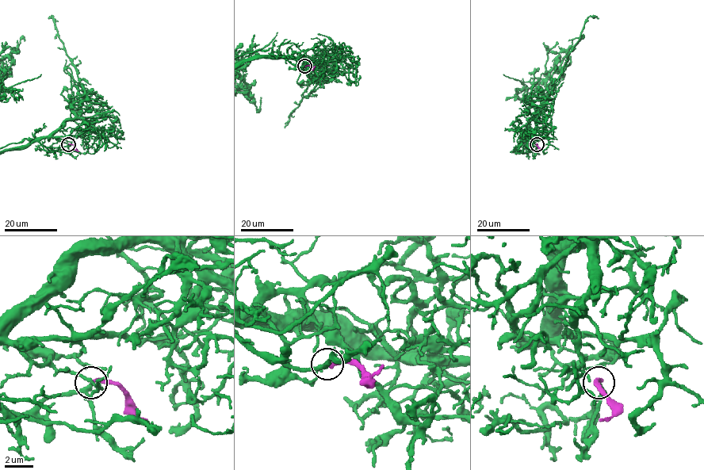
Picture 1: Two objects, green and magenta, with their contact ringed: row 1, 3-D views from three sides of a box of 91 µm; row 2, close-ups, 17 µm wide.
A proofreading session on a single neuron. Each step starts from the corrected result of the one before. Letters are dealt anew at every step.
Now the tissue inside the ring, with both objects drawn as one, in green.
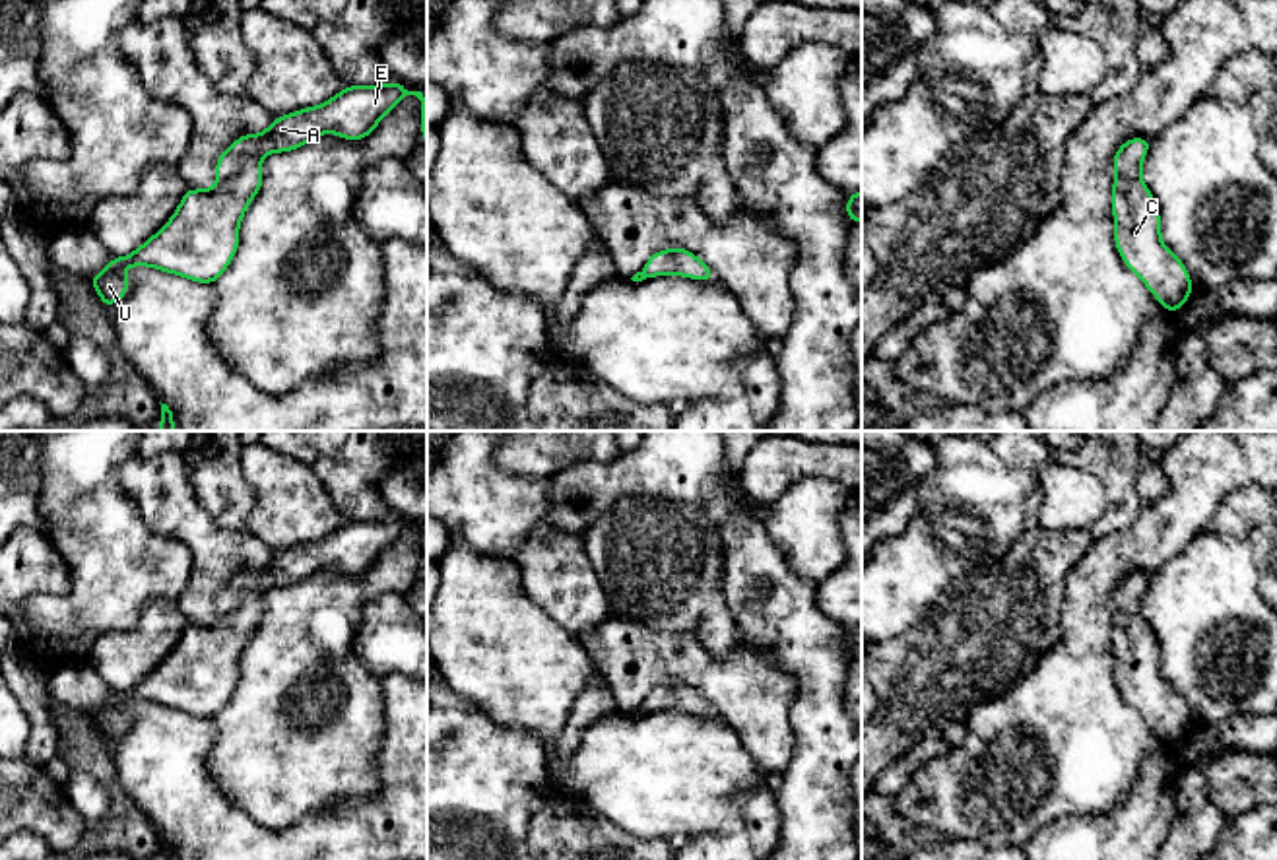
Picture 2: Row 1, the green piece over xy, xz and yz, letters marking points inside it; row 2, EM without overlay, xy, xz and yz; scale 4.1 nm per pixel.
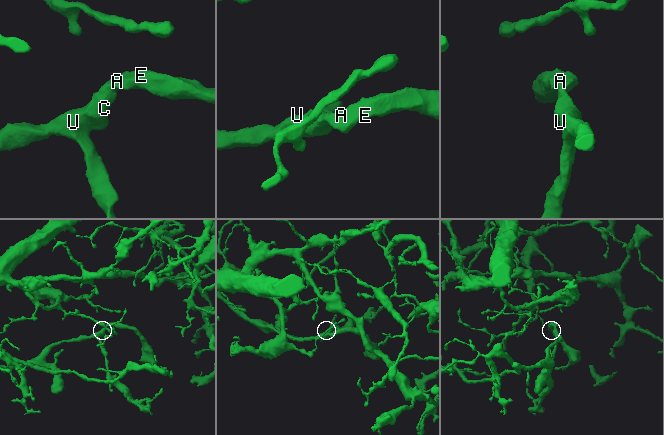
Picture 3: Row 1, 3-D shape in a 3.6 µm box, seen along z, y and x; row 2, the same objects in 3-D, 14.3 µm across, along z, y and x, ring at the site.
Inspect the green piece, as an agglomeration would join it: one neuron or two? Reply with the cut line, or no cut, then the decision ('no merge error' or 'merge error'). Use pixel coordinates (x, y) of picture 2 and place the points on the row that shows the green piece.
no cut | no merge error

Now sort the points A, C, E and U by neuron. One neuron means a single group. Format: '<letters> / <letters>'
A C E U

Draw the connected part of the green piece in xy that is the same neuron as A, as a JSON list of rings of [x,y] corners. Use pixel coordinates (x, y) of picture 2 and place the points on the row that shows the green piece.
[[[394,80],[386,85],[345,85],[338,95],[318,107],[274,118],[262,134],[245,134],[237,138],[217,157],[217,181],[212,190],[186,188],[173,217],[151,239],[128,256],[113,256],[103,272],[87,278],[107,311],[128,293],[130,283],[122,274],[128,266],[149,266],[212,285],[229,268],[239,248],[239,223],[250,200],[260,192],[264,171],[258,161],[264,155],[297,149],[324,132],[334,132],[349,142],[363,140],[404,95],[415,95],[421,101],[421,142],[427,142],[427,99],[421,91],[408,91],[404,83]]]

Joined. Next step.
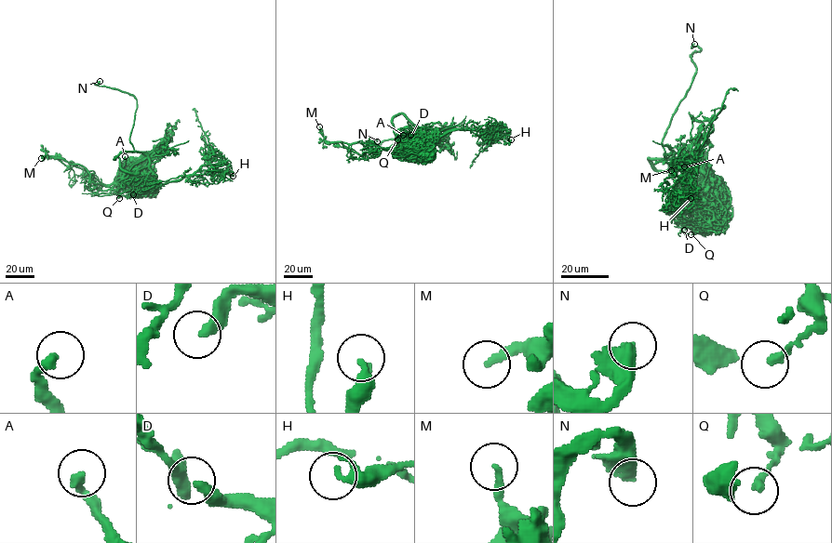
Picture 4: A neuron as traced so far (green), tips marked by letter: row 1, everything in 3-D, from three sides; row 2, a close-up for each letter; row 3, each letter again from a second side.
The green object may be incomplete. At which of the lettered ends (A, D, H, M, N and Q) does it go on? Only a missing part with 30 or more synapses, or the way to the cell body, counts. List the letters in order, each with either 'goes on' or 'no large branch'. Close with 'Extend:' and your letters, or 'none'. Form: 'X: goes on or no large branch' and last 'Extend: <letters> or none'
A: no large branch
D: goes on
H: no large branch
M: no large branch
N: goes on
Q: no large branch
Extend: D, N

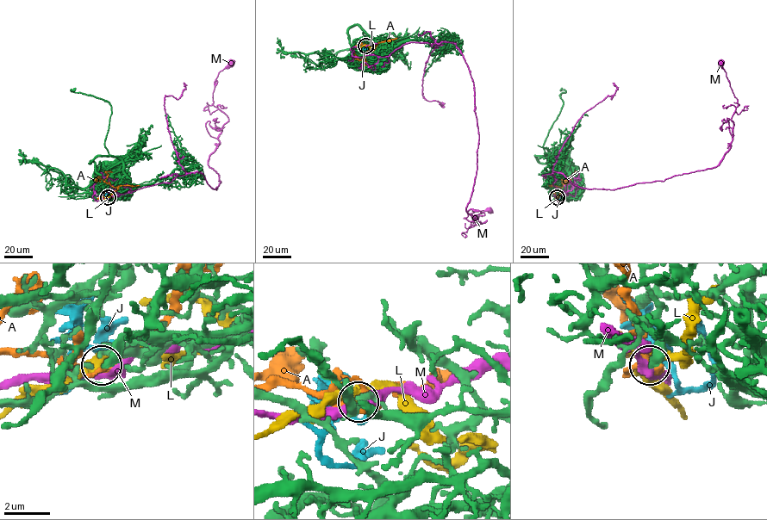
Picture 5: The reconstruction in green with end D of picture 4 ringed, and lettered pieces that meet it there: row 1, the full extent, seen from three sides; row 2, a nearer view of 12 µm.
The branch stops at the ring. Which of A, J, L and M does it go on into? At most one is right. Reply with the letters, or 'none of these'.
none of these

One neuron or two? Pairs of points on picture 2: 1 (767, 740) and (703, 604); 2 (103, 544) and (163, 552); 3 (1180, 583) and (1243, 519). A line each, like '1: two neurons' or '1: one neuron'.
1: two neurons
2: one neuron
3: two neurons

